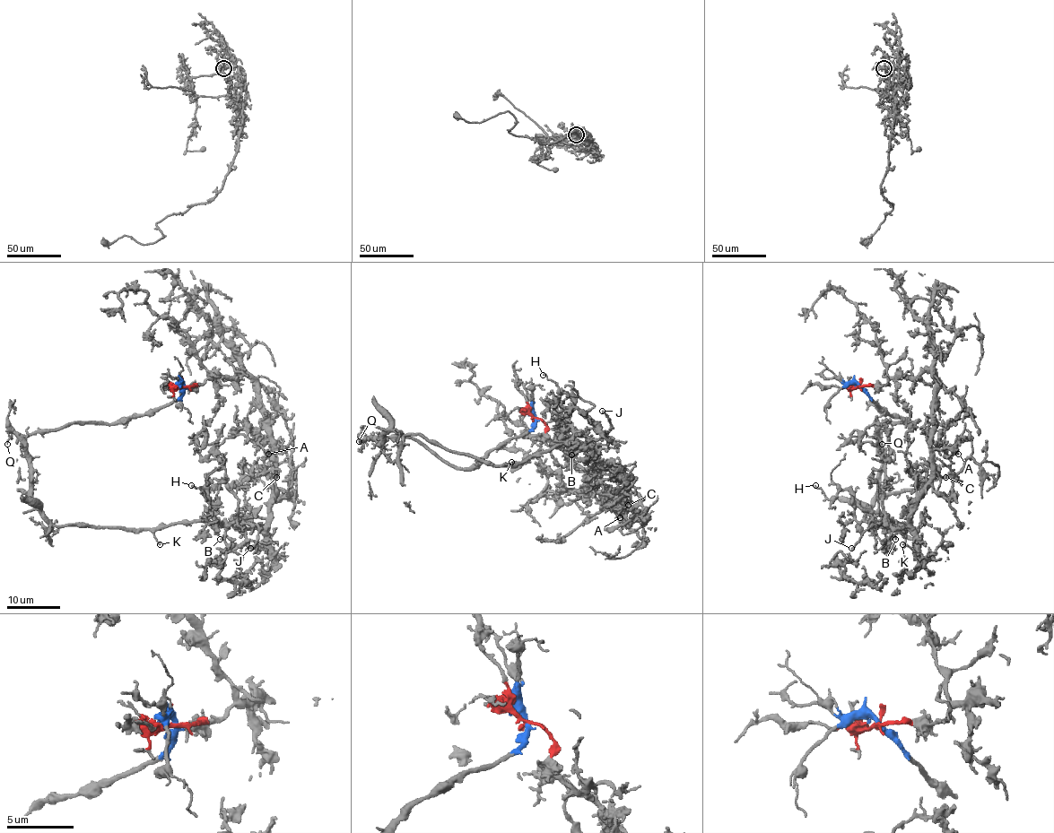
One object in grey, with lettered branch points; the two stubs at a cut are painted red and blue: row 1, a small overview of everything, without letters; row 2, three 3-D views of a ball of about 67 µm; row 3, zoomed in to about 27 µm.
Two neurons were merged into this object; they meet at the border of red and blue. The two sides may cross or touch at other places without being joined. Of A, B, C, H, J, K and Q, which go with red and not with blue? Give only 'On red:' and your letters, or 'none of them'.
On red: A, B, C, J

